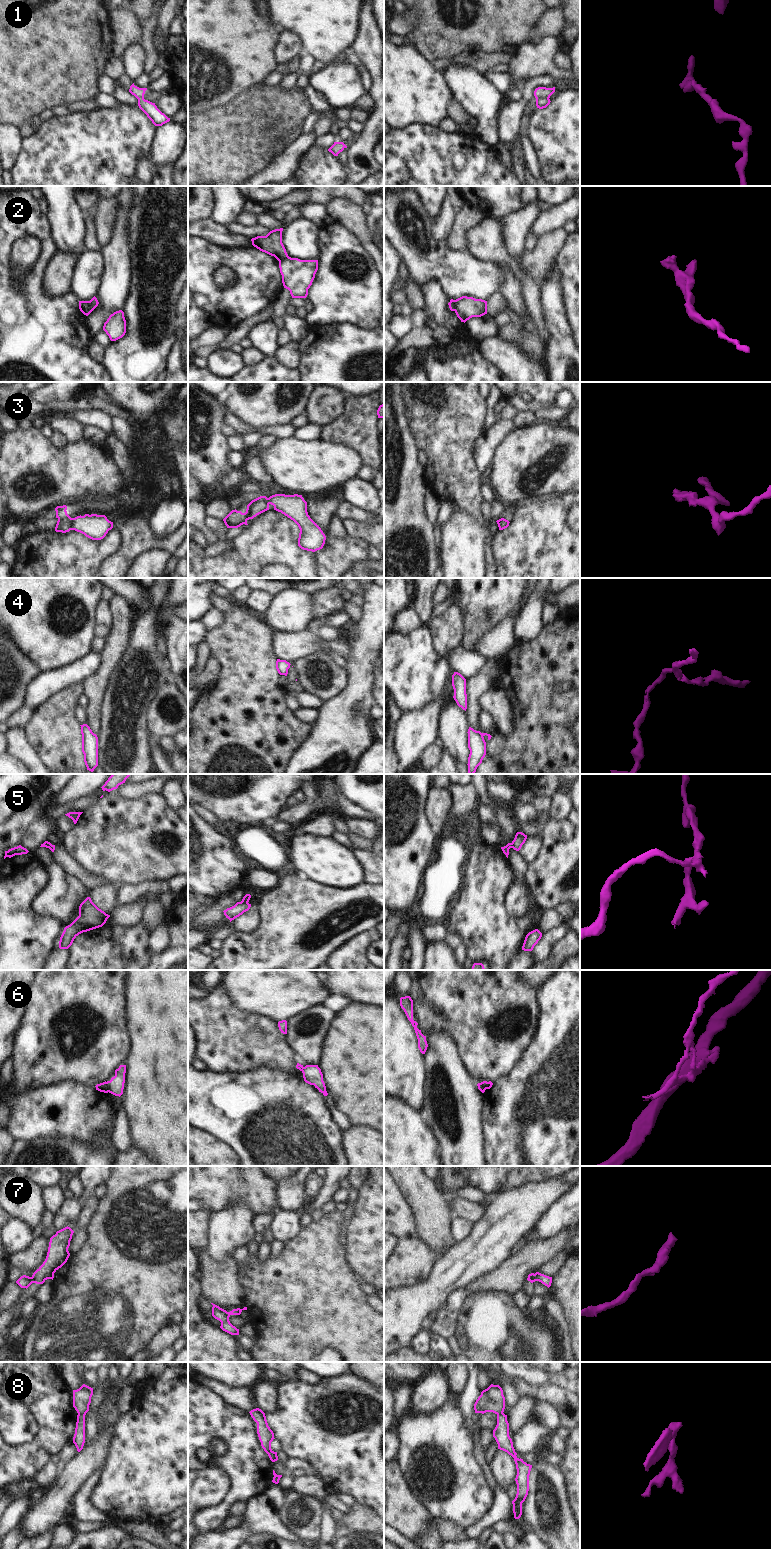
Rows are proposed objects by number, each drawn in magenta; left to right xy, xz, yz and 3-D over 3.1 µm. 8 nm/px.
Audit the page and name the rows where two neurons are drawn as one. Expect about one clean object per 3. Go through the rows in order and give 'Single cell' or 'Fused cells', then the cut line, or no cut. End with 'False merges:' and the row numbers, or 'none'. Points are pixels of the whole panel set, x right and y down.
1: Fused cells. Split along yz (548, 97), (540, 97), (536, 100)
2: Fused cells. Split along xy (88, 301), (90, 312)
3: Fused cells. Split along xy (73, 518), (71, 529)
4: Fused cells. Split along yz (481, 733), (483, 735)
5: Fused cells. Split along yz (510, 843), (512, 847)
6: Fused cells. Split along xy (105, 1082), (108, 1091)
7: Fused cells. Split along xy (31, 1277), (34, 1282)
8: Fused cells. Split along xy (78, 1413), (84, 1415)
False merges: 1, 2, 3, 4, 5, 6, 7, 8.

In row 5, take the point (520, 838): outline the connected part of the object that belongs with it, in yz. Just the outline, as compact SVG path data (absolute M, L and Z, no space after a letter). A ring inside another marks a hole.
M517 832L515 835L514 840L512 841L512 848L516 851L519 851L522 847L522 845L525 843L527 839L527 835L525 835L522 832Z

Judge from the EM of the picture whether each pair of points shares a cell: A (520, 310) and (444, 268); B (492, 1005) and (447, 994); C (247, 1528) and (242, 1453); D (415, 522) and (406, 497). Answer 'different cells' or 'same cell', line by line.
A: same cell
B: same cell
C: different cells
D: same cell

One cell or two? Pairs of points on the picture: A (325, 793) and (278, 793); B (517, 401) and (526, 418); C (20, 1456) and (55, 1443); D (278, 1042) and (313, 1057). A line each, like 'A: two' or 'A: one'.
A: two
B: two
C: one
D: two

